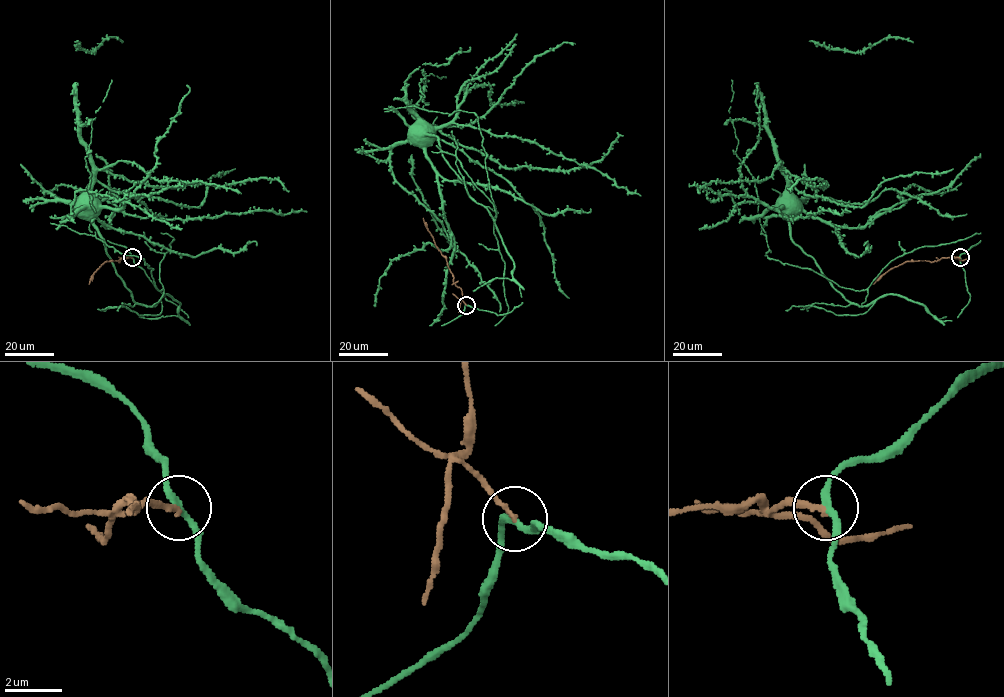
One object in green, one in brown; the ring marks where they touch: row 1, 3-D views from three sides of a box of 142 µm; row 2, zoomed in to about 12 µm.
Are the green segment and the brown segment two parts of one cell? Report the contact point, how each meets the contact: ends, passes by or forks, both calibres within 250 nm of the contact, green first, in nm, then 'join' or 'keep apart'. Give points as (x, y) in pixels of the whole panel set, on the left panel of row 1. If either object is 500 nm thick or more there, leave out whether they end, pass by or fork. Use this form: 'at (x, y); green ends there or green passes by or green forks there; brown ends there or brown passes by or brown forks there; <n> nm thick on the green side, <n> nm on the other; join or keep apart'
at (132, 257); green passes by; brown ends there; 220 nm thick on the green side, 150 nm on the other; keep apart

